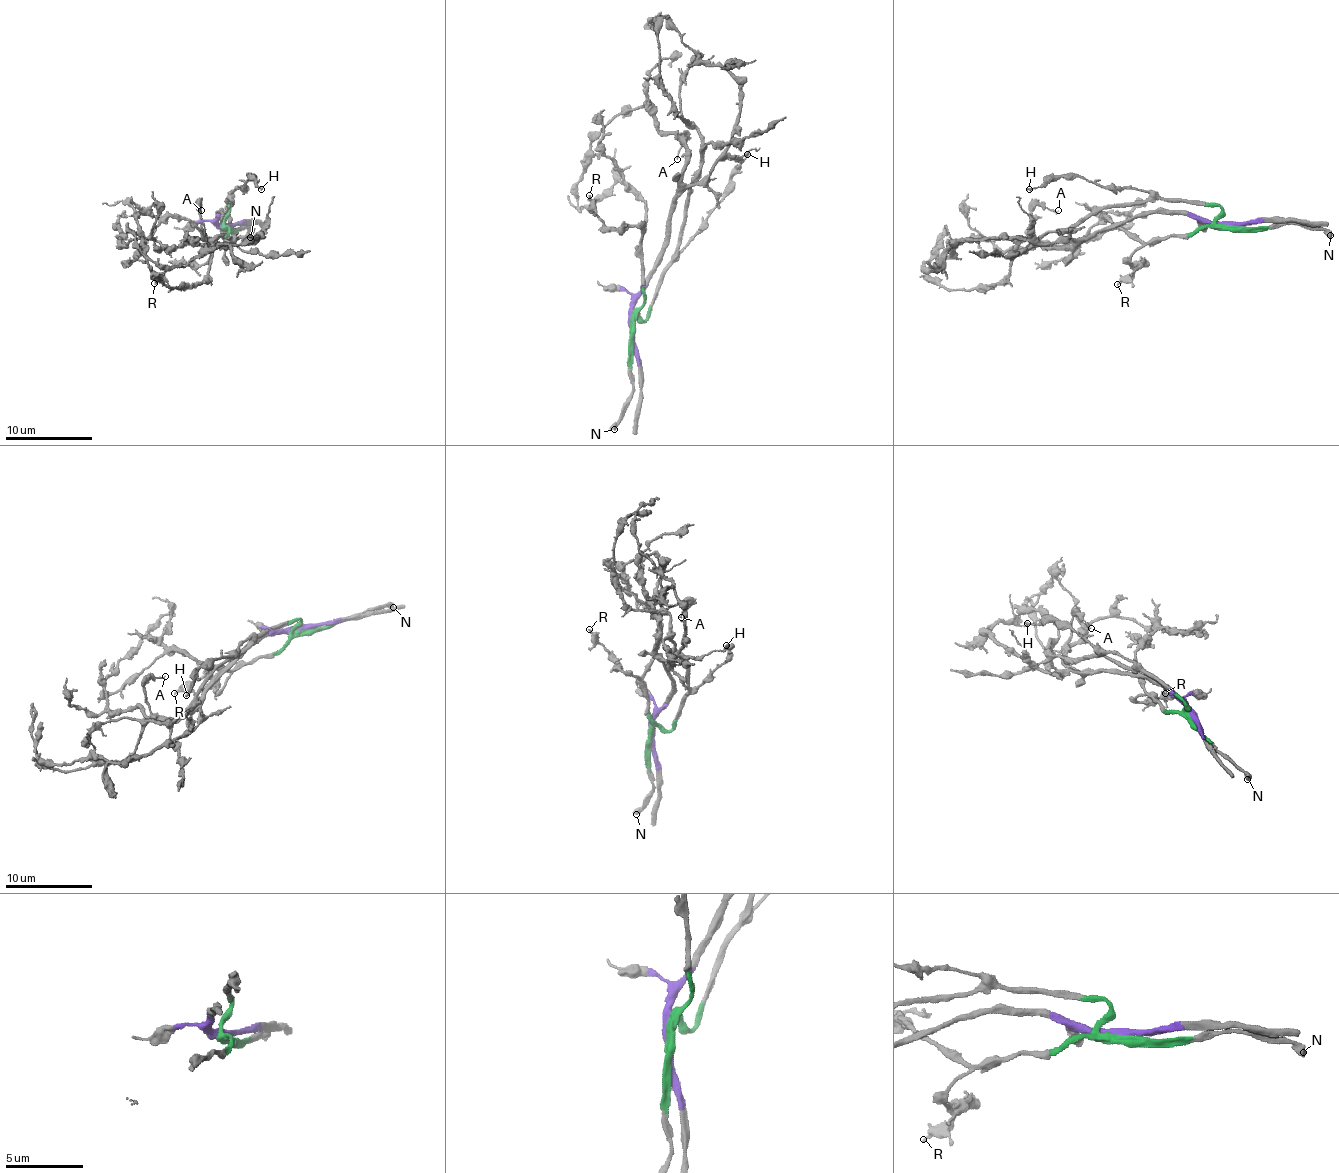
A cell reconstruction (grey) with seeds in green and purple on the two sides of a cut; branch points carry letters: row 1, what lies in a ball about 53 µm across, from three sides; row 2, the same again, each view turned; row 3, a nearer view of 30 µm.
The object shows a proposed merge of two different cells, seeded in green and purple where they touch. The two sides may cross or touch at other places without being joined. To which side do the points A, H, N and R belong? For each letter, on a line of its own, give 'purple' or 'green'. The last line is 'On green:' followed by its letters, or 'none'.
A: purple
H: green
N: green
R: green
On green: H, N, R

